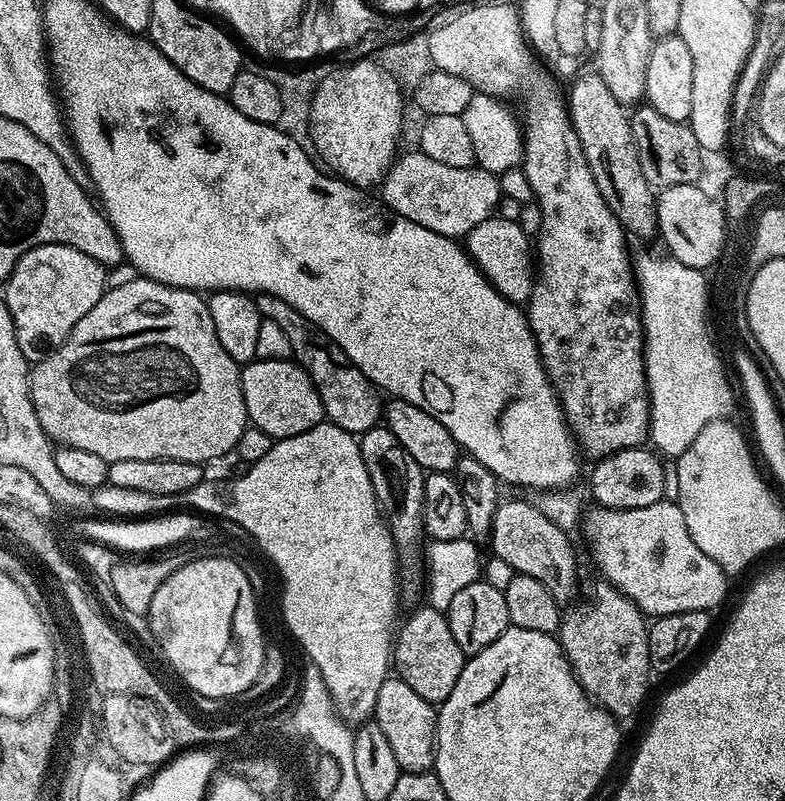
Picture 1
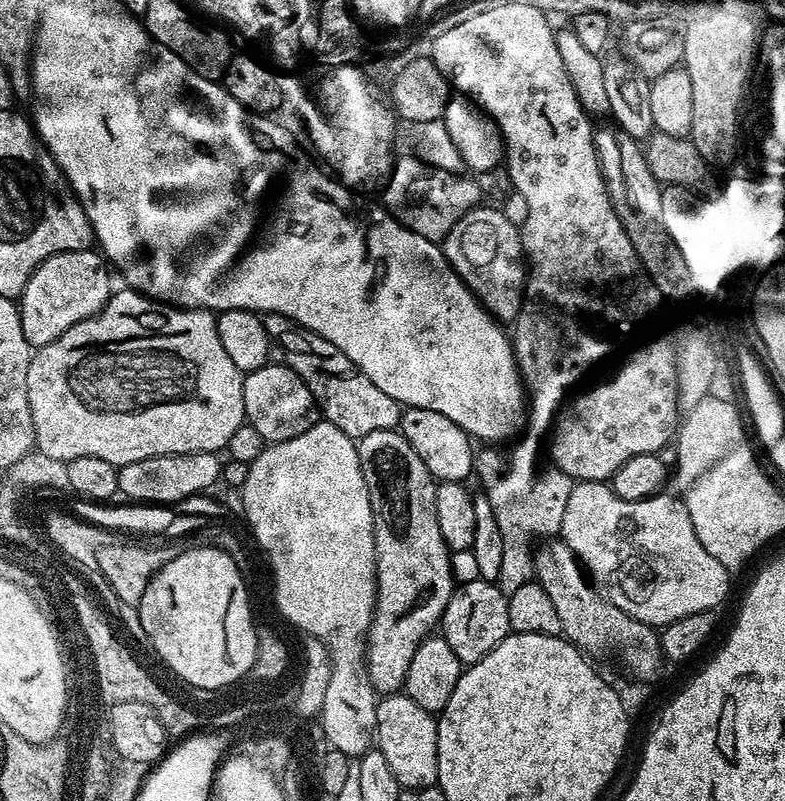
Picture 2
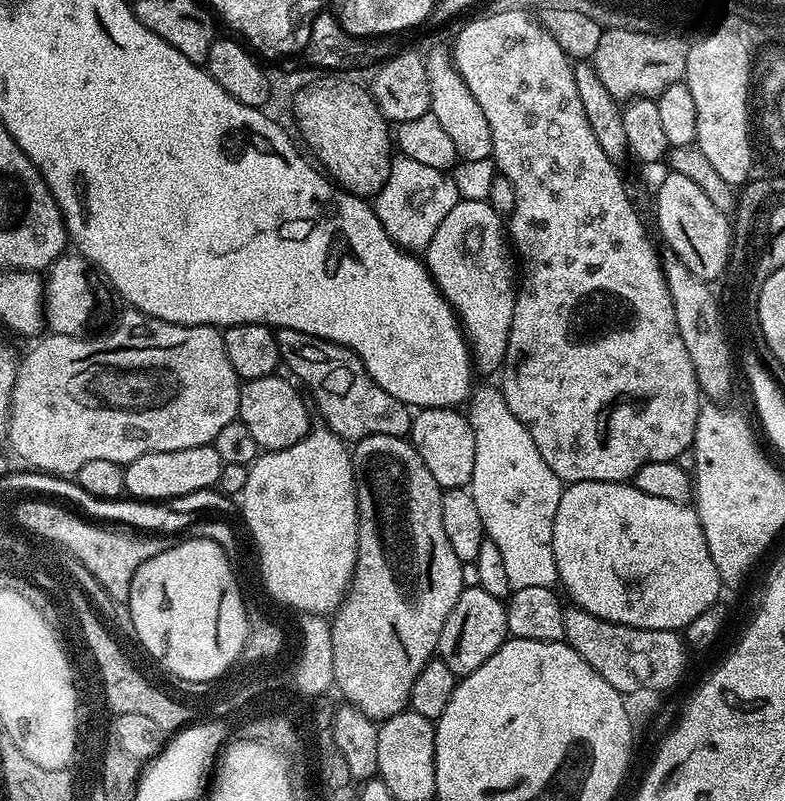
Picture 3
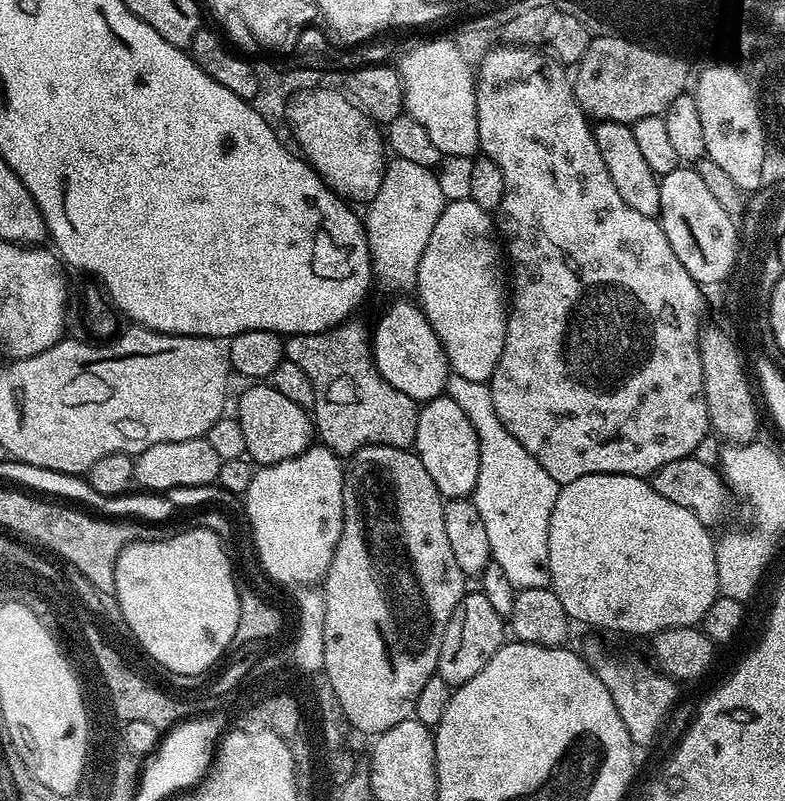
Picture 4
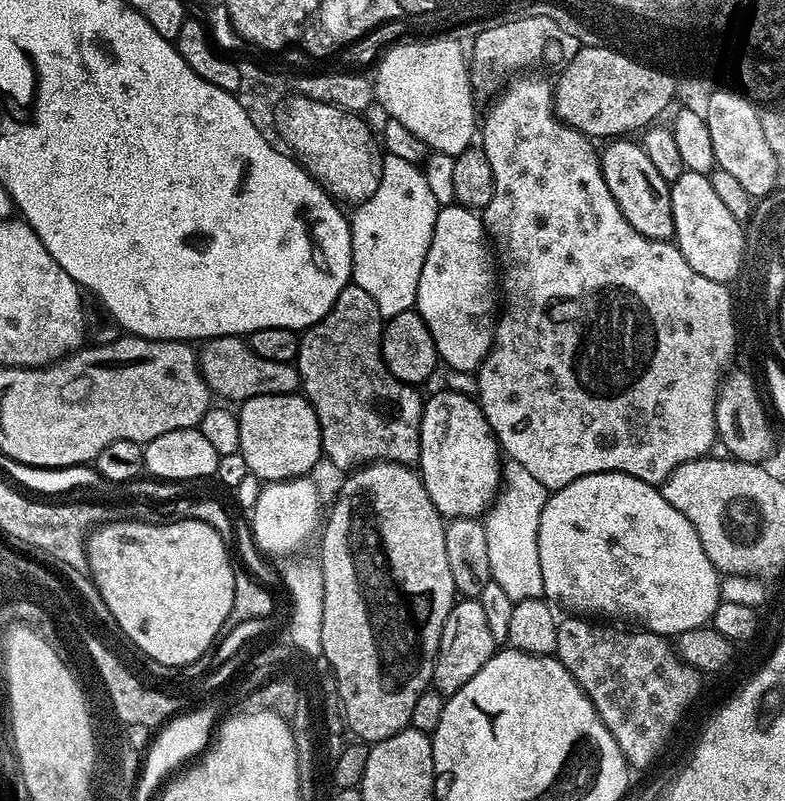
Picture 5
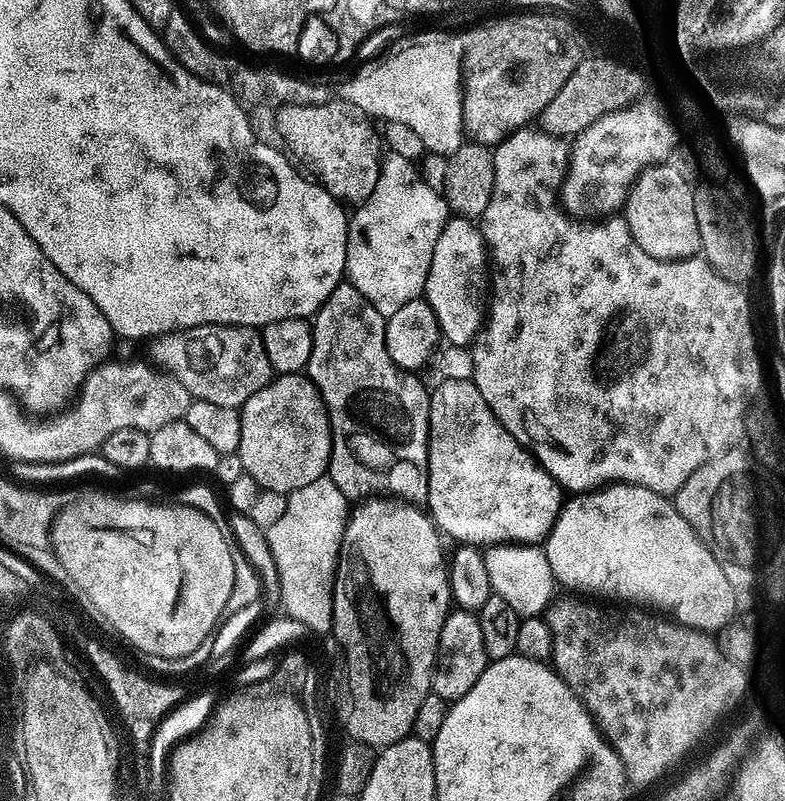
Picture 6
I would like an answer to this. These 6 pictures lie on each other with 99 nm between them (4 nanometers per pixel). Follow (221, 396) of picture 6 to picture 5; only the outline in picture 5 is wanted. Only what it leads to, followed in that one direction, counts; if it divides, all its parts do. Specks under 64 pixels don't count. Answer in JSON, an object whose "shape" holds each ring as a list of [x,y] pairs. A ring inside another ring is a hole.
{"shape":[[[219,336],[207,341],[199,349],[198,359],[204,381],[217,397],[243,402],[266,394],[299,393],[302,388],[295,363],[270,362],[270,358],[262,358],[247,339],[239,336]]]}

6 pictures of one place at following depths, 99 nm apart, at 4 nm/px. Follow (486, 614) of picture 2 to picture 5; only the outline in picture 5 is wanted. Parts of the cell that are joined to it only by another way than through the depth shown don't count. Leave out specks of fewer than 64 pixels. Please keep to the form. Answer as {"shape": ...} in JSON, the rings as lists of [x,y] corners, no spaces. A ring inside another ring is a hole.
{"shape":[[[457,599],[446,618],[446,626],[442,626],[442,638],[438,646],[438,658],[434,662],[432,684],[445,698],[452,696],[458,690],[462,690],[462,686],[466,686],[466,682],[470,682],[470,678],[474,678],[474,674],[478,674],[478,670],[486,666],[486,662],[490,662],[497,650],[498,641],[490,632],[490,625],[479,599]]]}

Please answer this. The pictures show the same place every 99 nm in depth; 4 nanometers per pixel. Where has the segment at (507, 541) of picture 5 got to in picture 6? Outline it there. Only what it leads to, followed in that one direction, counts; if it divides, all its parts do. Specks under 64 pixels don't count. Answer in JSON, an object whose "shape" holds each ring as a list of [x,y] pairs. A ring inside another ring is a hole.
{"shape":[[[493,544],[483,549],[484,565],[486,566],[486,578],[495,596],[502,598],[521,618],[540,616],[554,598],[552,591],[557,591],[558,585],[554,574],[550,570],[550,562],[546,558],[543,547],[534,544]]]}

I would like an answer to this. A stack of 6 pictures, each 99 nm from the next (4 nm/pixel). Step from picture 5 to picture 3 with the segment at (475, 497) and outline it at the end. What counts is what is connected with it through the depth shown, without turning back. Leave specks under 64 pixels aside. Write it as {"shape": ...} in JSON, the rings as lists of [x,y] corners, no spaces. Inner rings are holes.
{"shape":[[[421,408],[412,417],[410,442],[434,474],[441,490],[468,488],[474,474],[474,430],[467,415],[456,408]]]}

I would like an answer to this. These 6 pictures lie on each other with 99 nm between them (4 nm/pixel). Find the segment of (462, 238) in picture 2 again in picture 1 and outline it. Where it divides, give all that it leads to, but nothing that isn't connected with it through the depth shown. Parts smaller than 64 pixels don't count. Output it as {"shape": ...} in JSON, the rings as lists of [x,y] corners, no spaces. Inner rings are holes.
{"shape":[[[493,214],[486,222],[478,222],[466,237],[466,247],[472,261],[511,304],[527,305],[536,281],[534,267],[534,244],[515,219],[507,220],[501,214]]]}

